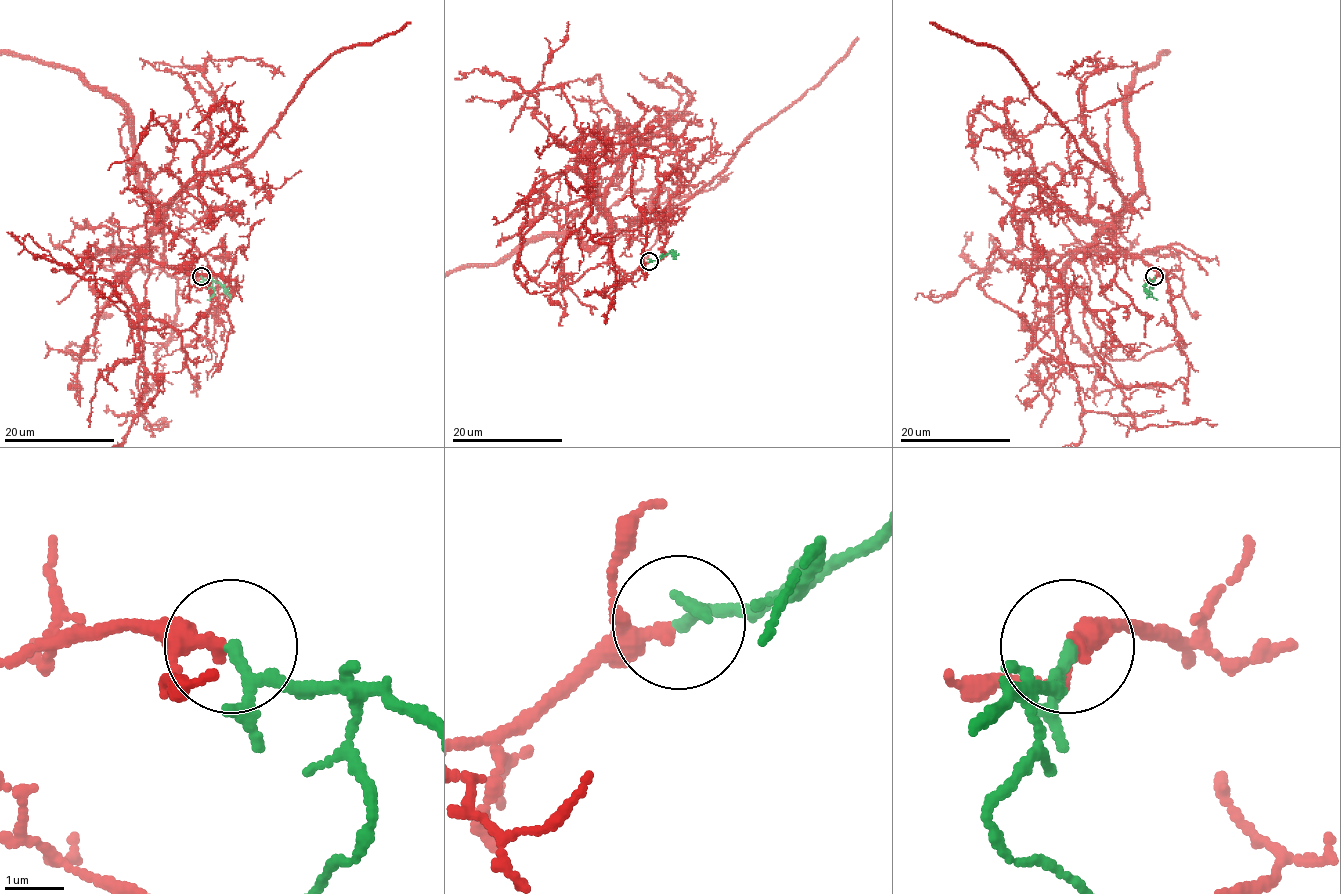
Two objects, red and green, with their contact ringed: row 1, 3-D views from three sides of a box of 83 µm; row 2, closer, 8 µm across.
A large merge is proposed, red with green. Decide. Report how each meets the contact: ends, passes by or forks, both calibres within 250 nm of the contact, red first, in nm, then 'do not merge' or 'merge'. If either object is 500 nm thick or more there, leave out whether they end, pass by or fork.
red passes by | green passes by | 240/160 nm | merge

